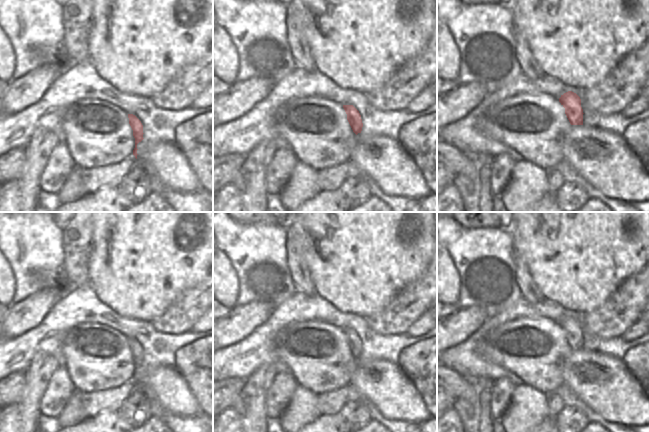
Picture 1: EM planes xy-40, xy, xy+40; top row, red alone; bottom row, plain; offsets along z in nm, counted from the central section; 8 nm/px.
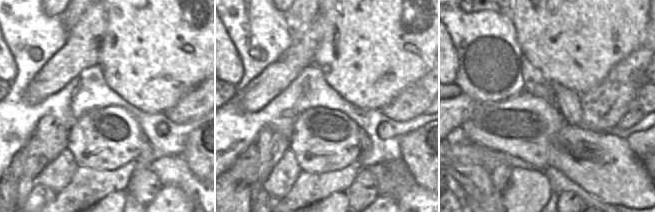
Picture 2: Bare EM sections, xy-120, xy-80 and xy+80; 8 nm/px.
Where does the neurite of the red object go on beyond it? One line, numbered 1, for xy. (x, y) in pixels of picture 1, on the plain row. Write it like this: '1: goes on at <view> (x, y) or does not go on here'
1: does not go on here

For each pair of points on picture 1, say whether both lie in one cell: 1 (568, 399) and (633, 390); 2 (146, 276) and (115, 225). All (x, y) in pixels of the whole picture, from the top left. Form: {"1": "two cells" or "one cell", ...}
{"1": "two cells", "2": "one cell"}

